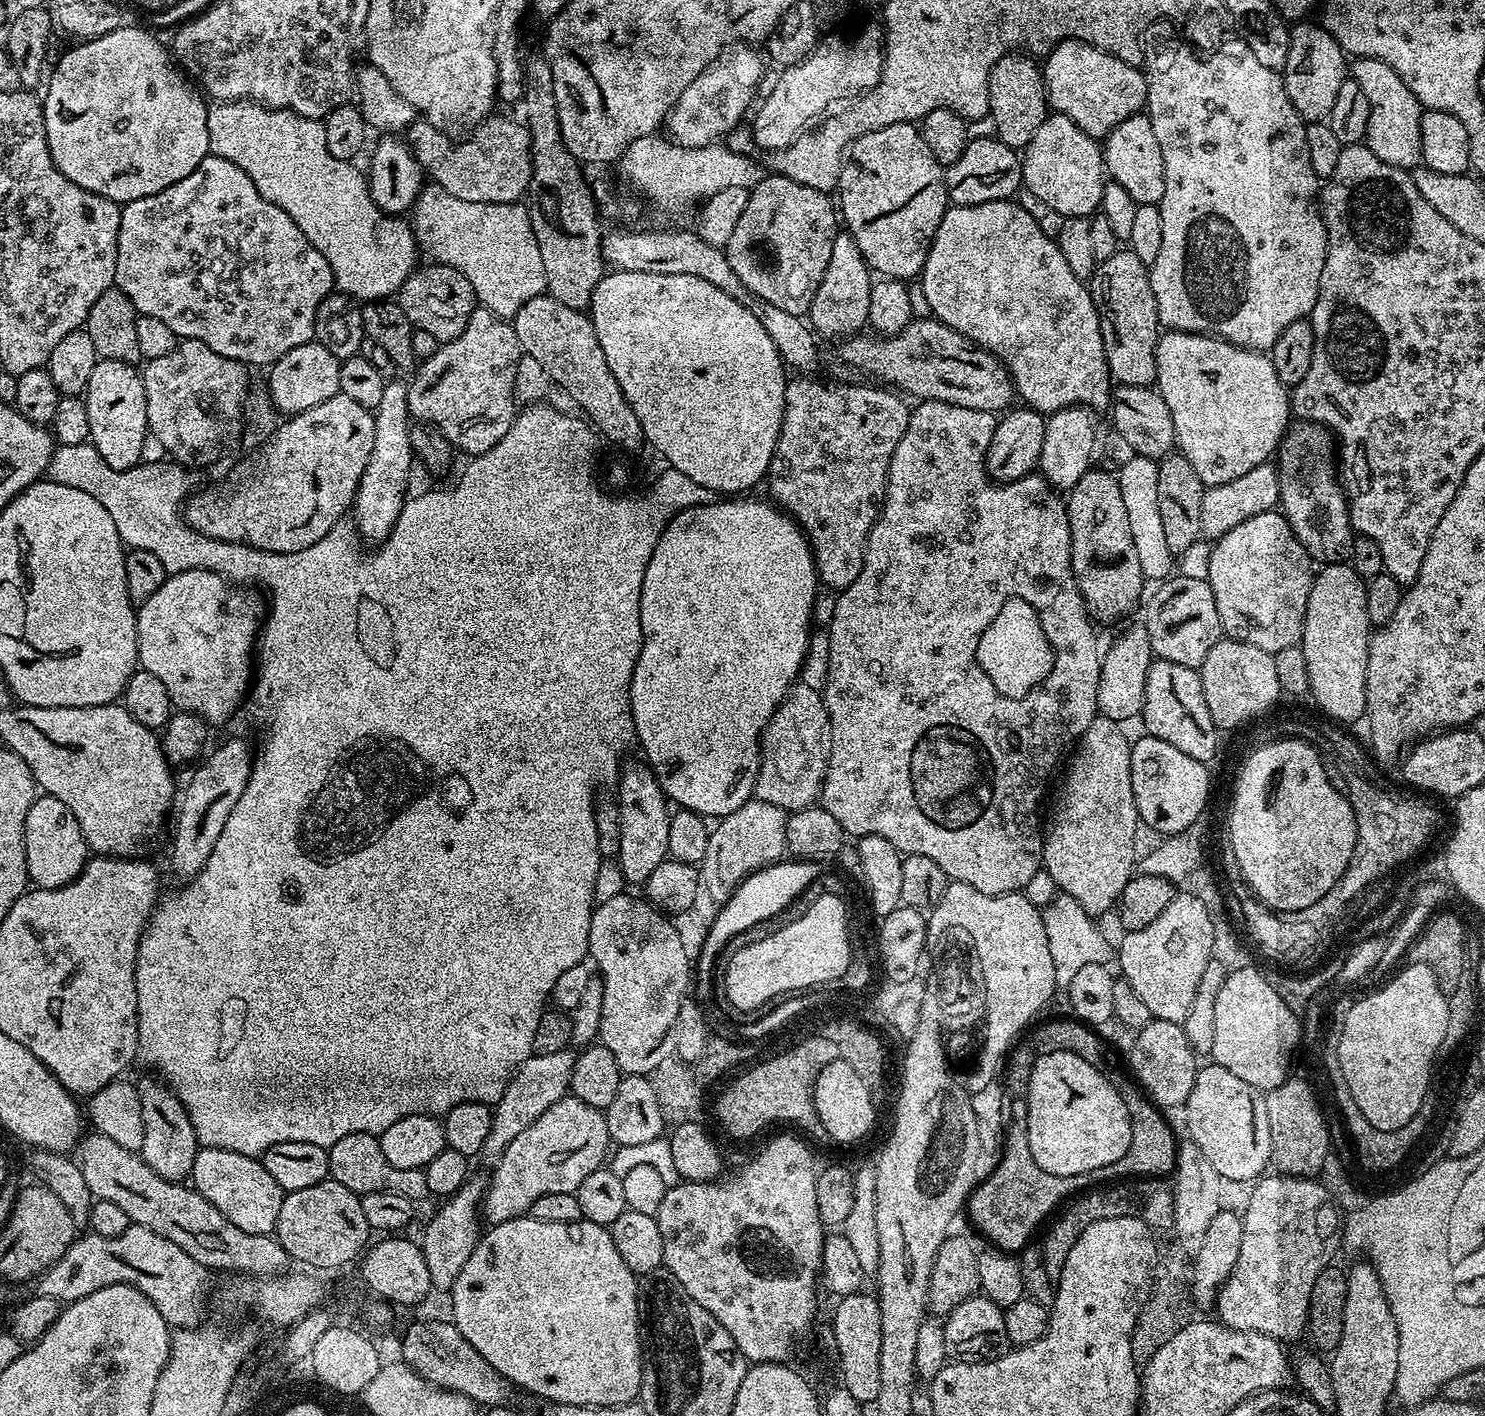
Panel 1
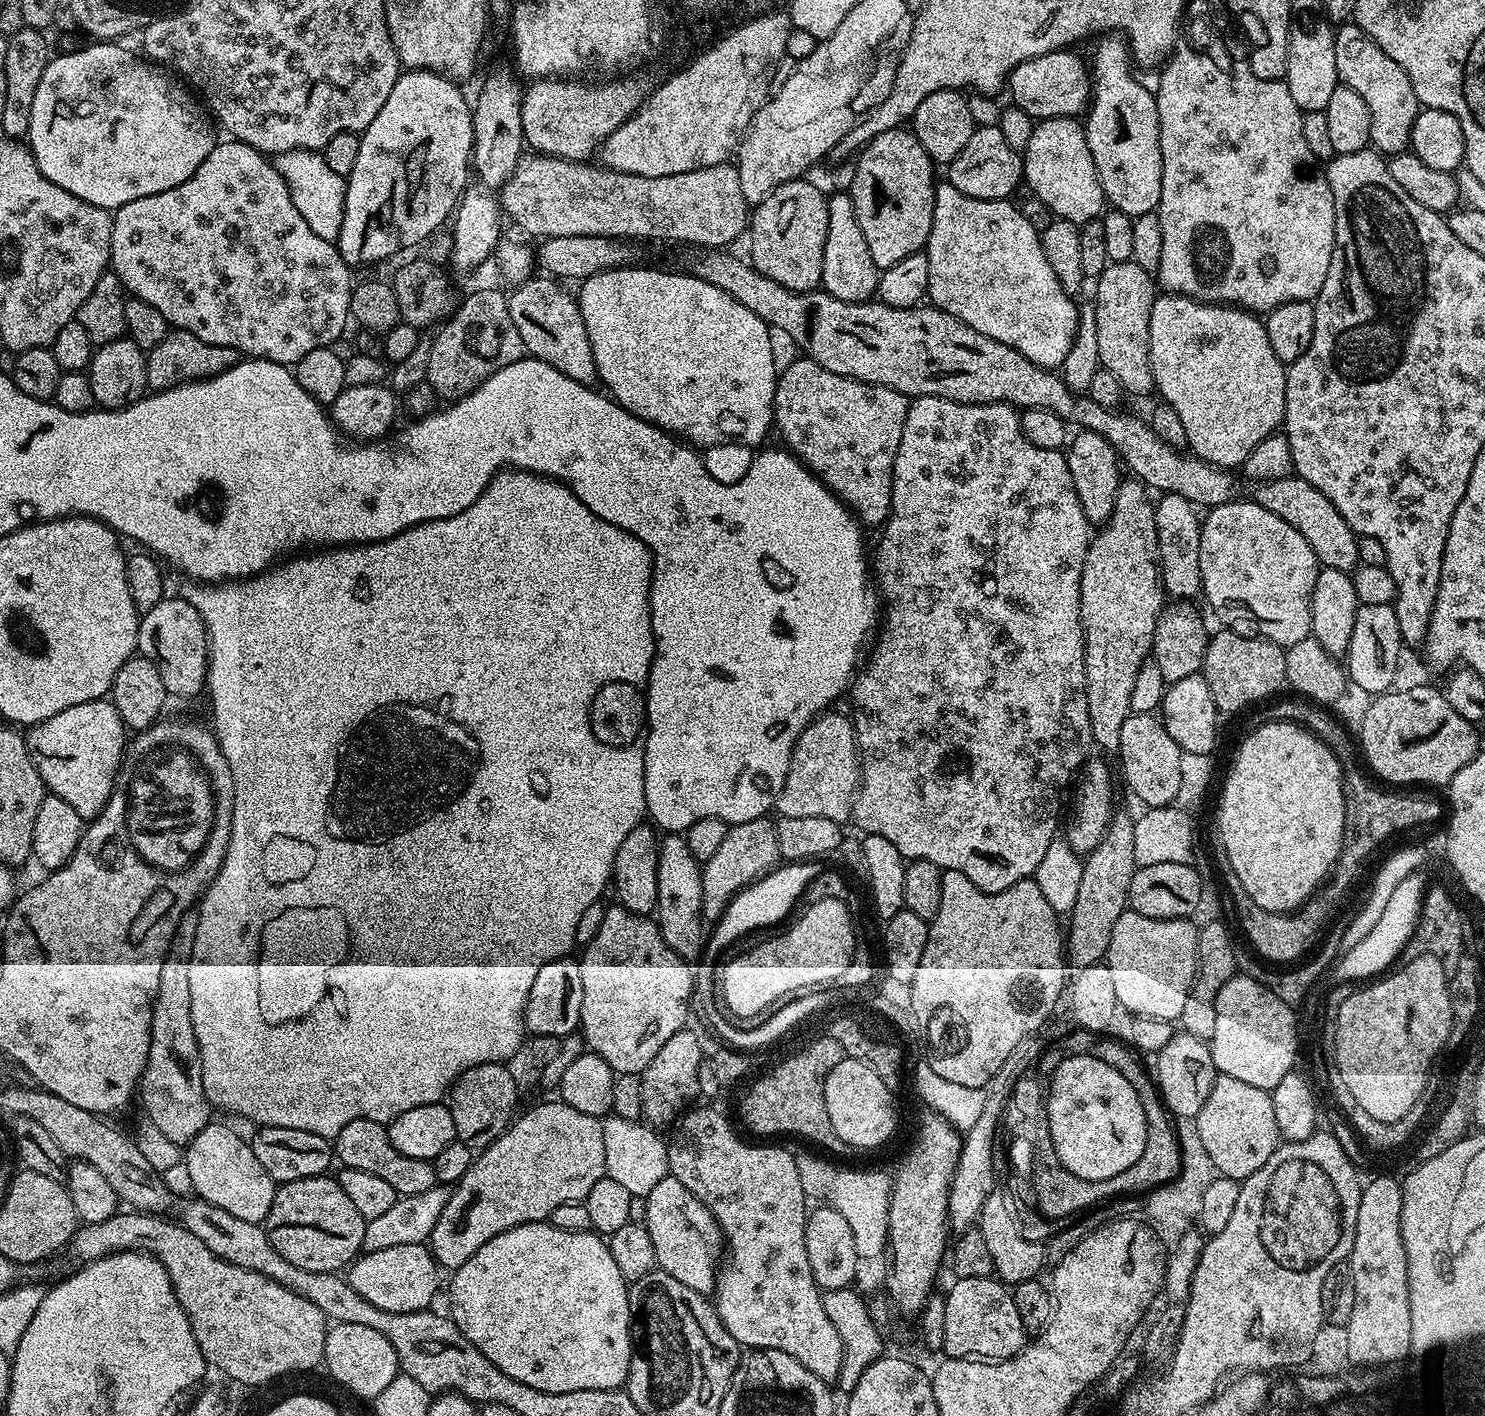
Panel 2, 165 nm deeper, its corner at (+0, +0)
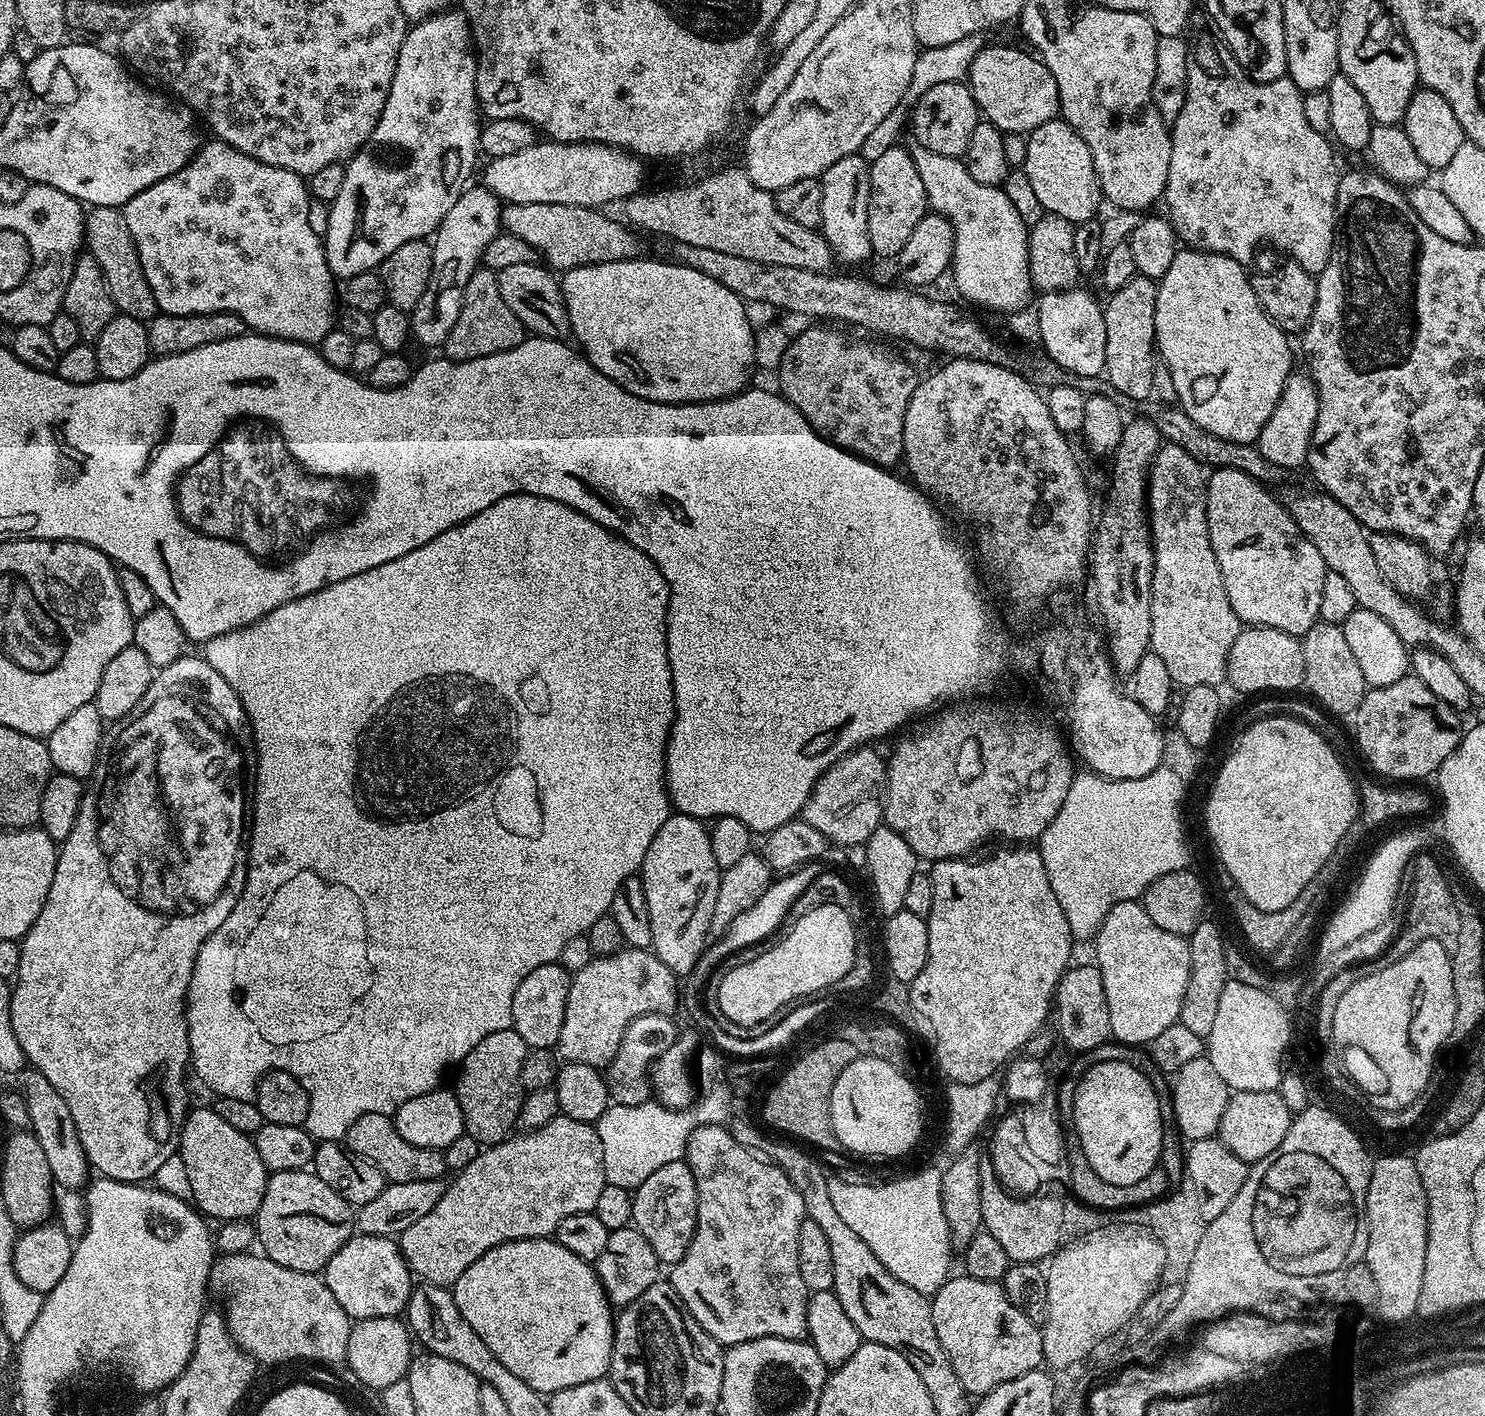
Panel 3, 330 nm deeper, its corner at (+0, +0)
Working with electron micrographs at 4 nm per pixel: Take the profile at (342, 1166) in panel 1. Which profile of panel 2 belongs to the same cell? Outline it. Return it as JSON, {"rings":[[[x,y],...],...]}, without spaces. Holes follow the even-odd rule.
{"rings":[[[358,1118],[354,1122],[346,1122],[346,1126],[342,1126],[334,1138],[334,1156],[345,1168],[366,1170],[366,1174],[375,1174],[377,1178],[384,1179],[388,1185],[394,1186],[397,1197],[426,1194],[426,1190],[437,1187],[431,1160],[406,1158],[402,1150],[394,1150],[387,1127],[373,1120]]]}

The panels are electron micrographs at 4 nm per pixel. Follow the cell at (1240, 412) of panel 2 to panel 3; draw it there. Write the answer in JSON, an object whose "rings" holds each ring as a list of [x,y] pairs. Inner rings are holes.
{"rings":[[[1181,247],[1174,254],[1174,262],[1170,262],[1170,270],[1156,286],[1156,301],[1154,302],[1154,330],[1156,331],[1156,352],[1166,366],[1170,366],[1170,378],[1174,378],[1174,390],[1178,407],[1183,410],[1202,430],[1210,430],[1210,434],[1218,434],[1218,438],[1226,438],[1230,442],[1256,444],[1262,434],[1262,426],[1270,422],[1270,414],[1274,414],[1274,406],[1278,406],[1278,398],[1282,398],[1282,390],[1289,376],[1294,371],[1292,365],[1292,348],[1288,345],[1289,333],[1284,332],[1262,310],[1258,298],[1252,289],[1249,273],[1244,273],[1245,265],[1241,261],[1230,258],[1226,254],[1203,252],[1197,248]]]}

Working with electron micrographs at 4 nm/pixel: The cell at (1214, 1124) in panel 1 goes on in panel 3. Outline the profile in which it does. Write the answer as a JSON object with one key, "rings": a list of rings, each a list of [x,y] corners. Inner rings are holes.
{"rings":[[[1250,1090],[1249,1092],[1233,1091],[1228,1097],[1226,1114],[1222,1114],[1218,1138],[1238,1158],[1251,1166],[1257,1164],[1266,1154],[1274,1154],[1290,1130],[1294,1113],[1282,1102],[1279,1091]]]}

